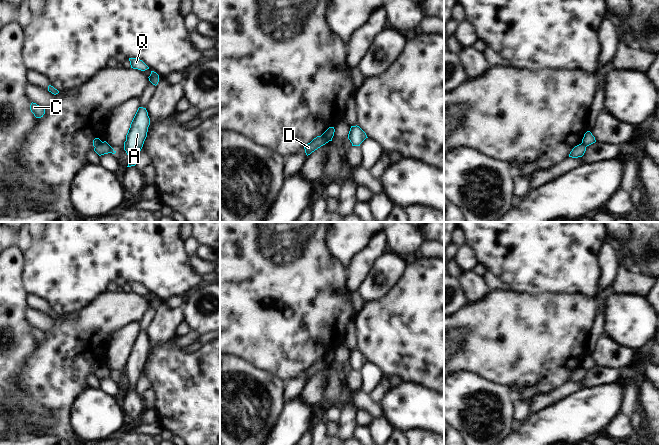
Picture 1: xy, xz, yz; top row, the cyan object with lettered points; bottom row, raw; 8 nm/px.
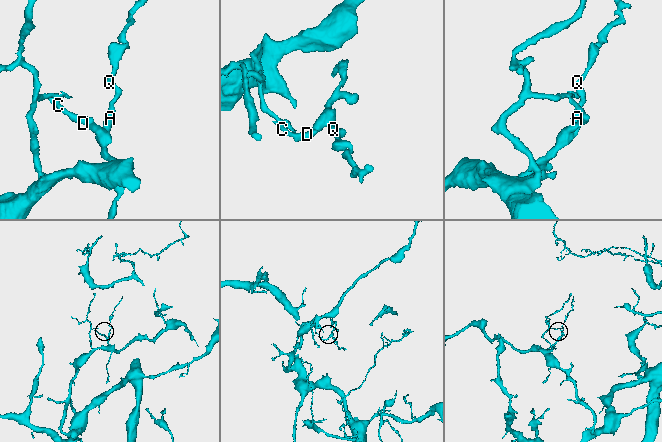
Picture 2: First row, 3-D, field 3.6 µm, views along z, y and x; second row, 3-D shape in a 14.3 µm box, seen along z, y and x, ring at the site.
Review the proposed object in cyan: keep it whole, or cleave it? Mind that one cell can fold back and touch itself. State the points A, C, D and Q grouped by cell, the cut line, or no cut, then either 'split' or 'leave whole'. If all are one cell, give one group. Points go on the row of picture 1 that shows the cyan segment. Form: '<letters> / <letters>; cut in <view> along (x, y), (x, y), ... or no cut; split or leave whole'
A Q / C D; cut in xz along (321, 135), (328, 141); split

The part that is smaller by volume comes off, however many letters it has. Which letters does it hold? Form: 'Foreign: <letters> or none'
Foreign: A, Q.

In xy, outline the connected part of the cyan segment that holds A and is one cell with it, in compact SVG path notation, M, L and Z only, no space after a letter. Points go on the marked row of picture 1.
M139 107L130 124L130 128L126 135L126 141L124 142L124 150L128 155L127 167L136 165L136 159L147 137L149 125L150 118L146 108Z

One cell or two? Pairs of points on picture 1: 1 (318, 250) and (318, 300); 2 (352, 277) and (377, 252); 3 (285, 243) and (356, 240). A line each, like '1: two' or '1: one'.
1: one
2: one
3: two

